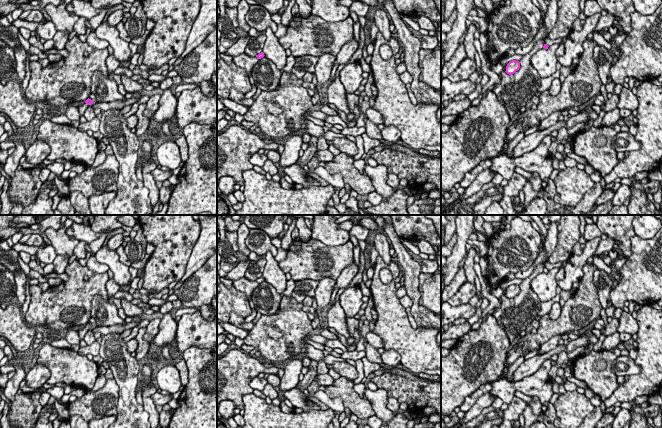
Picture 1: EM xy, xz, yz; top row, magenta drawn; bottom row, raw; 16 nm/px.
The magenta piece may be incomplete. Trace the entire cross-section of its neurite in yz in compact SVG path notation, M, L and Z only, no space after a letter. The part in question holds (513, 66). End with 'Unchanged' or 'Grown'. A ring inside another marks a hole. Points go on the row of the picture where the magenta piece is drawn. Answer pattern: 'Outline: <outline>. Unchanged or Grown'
Outline: M516 60L510 61L506 66L506 73L509 75L514 74L520 68L520 62Z. Unchanged

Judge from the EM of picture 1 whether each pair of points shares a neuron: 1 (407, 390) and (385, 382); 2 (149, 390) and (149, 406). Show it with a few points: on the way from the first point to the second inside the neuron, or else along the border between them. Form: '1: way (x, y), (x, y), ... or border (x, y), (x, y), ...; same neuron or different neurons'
1: way (402, 388), (390, 382); same neuron
2: way (148, 394), (148, 402); same neuron

